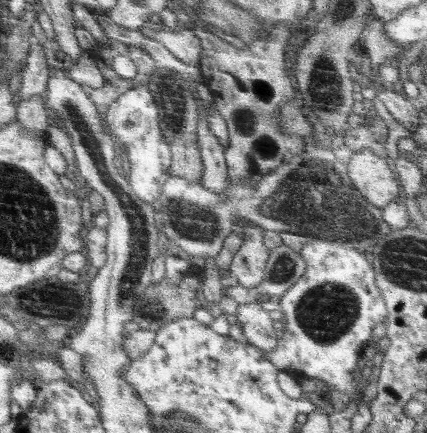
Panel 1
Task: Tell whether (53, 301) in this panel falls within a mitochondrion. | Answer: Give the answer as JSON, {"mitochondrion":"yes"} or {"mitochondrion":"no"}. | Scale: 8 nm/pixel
{"mitochondrion":"yes"}

